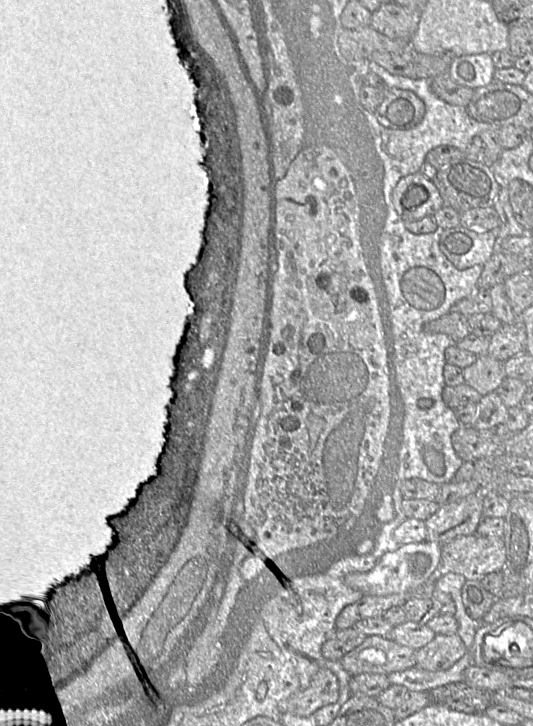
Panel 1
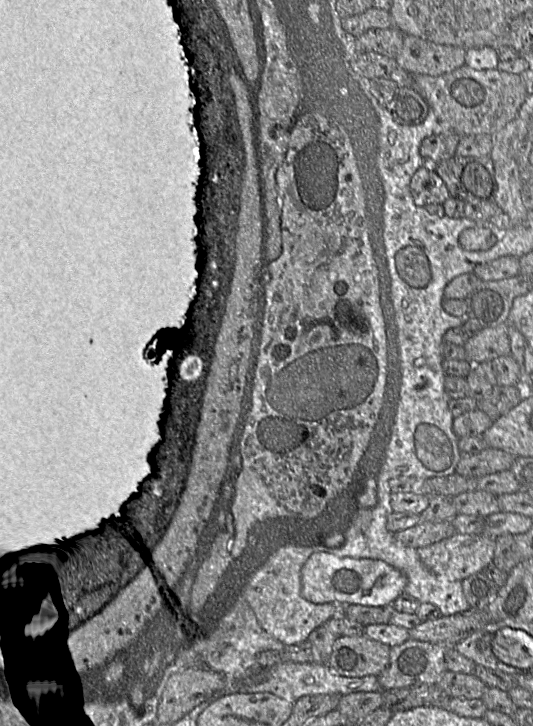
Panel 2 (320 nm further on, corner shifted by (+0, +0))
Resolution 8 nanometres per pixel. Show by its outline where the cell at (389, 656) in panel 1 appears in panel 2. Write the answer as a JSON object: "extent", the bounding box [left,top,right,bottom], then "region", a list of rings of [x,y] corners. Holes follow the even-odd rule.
{"extent":[327,635,390,677],"region":[[[365,635],[338,636],[327,665],[346,677],[378,677],[389,665],[390,648]]]}

